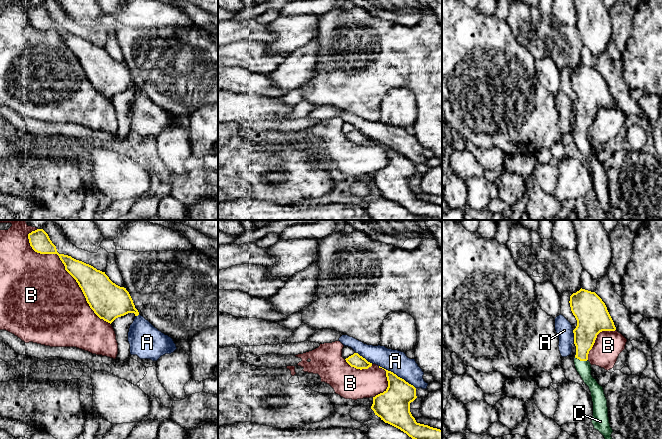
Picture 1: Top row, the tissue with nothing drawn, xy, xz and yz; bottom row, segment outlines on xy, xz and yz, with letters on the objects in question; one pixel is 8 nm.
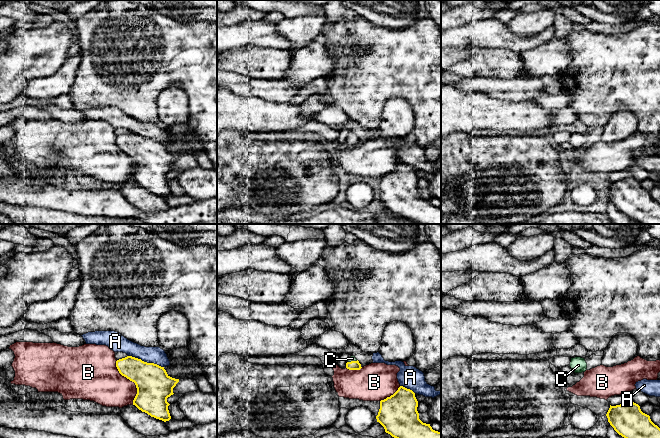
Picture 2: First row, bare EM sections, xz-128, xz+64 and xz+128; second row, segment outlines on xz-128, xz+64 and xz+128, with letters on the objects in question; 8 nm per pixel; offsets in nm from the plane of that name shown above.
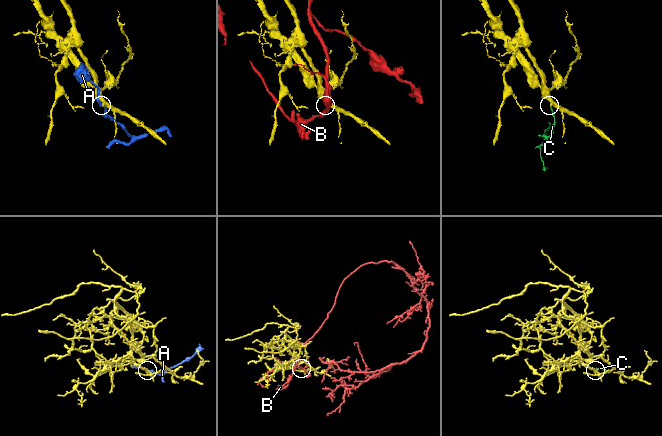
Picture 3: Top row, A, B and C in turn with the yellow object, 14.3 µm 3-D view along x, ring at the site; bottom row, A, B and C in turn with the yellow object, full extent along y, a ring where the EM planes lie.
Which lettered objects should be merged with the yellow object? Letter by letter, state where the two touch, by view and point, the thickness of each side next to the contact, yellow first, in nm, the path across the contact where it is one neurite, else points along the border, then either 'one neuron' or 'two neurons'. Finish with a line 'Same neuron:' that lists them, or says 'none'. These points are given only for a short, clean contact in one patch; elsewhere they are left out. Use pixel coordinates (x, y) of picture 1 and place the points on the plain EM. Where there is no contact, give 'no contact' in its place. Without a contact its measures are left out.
A: meets yellow in xz at (396, 151); 280 nm thick on the yellow side, 180 nm on the other; two neurons
B: meets yellow in xy at (66, 46); 220 nm thick on the yellow side, 500 nm on the other; two neurons
C: meets yellow in yz at (581, 136); 190 nm thick on the yellow side, 110 nm on the other; runs through yz (586, 107), (581, 136), (583, 144); one neuron
Same neuron: C

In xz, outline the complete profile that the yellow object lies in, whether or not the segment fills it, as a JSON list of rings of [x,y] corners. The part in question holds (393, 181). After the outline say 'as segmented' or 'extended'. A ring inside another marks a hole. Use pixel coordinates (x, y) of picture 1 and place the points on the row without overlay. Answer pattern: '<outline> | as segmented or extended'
[[[384,146],[388,163],[373,173],[371,185],[375,191],[416,217],[442,220],[442,206],[417,199],[410,188],[410,179],[417,174],[416,164],[393,148]]] | as segmented

